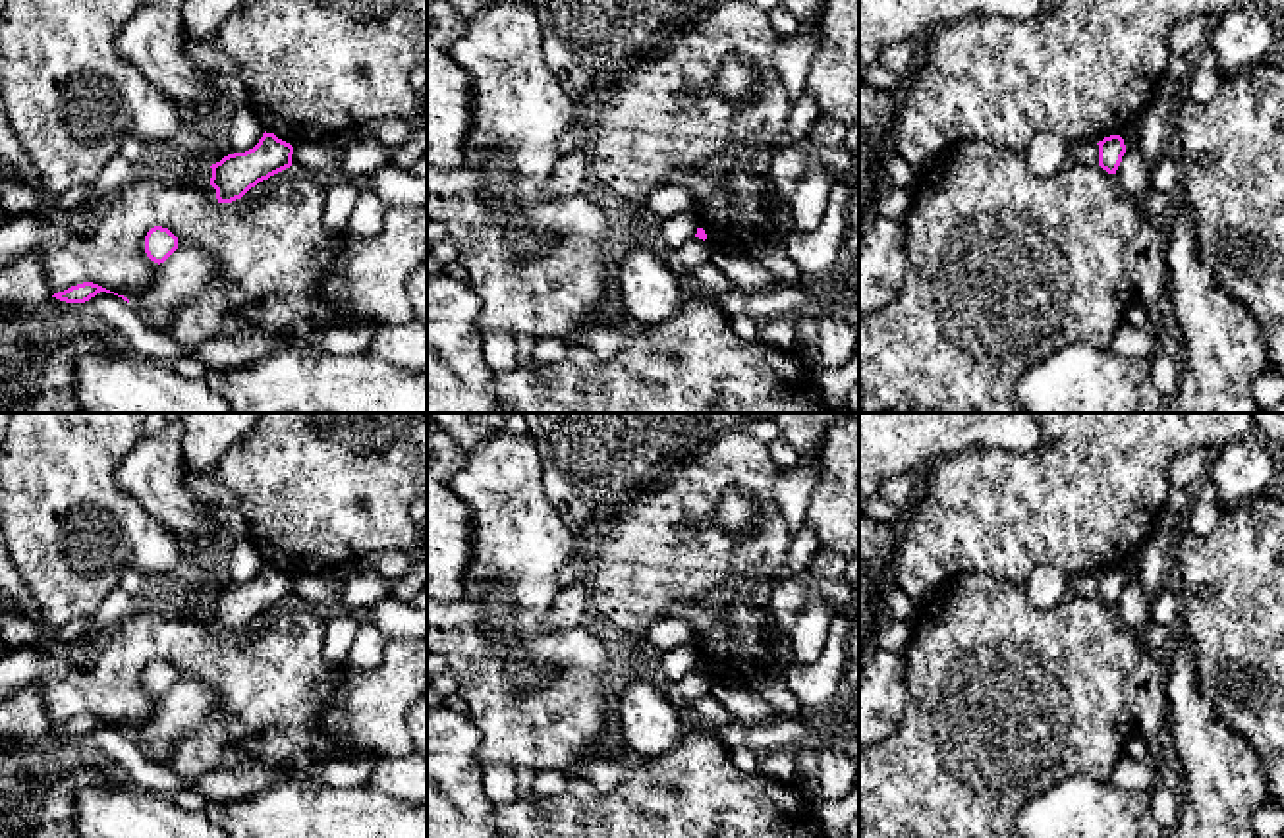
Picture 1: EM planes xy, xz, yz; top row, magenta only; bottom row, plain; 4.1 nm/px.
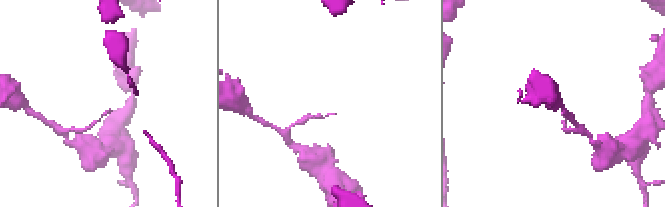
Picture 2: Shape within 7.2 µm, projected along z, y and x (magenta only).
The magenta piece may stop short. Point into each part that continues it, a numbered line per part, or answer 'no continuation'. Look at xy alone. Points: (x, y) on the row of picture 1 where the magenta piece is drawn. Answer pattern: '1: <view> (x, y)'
no continuation

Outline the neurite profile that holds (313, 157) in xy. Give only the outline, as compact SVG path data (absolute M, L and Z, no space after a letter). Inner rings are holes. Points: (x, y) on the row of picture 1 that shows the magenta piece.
M305 141L293 147L292 168L313 174L328 183L340 180L340 154L322 141Z

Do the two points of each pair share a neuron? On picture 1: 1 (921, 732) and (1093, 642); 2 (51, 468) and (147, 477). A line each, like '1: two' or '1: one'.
1: one
2: two

